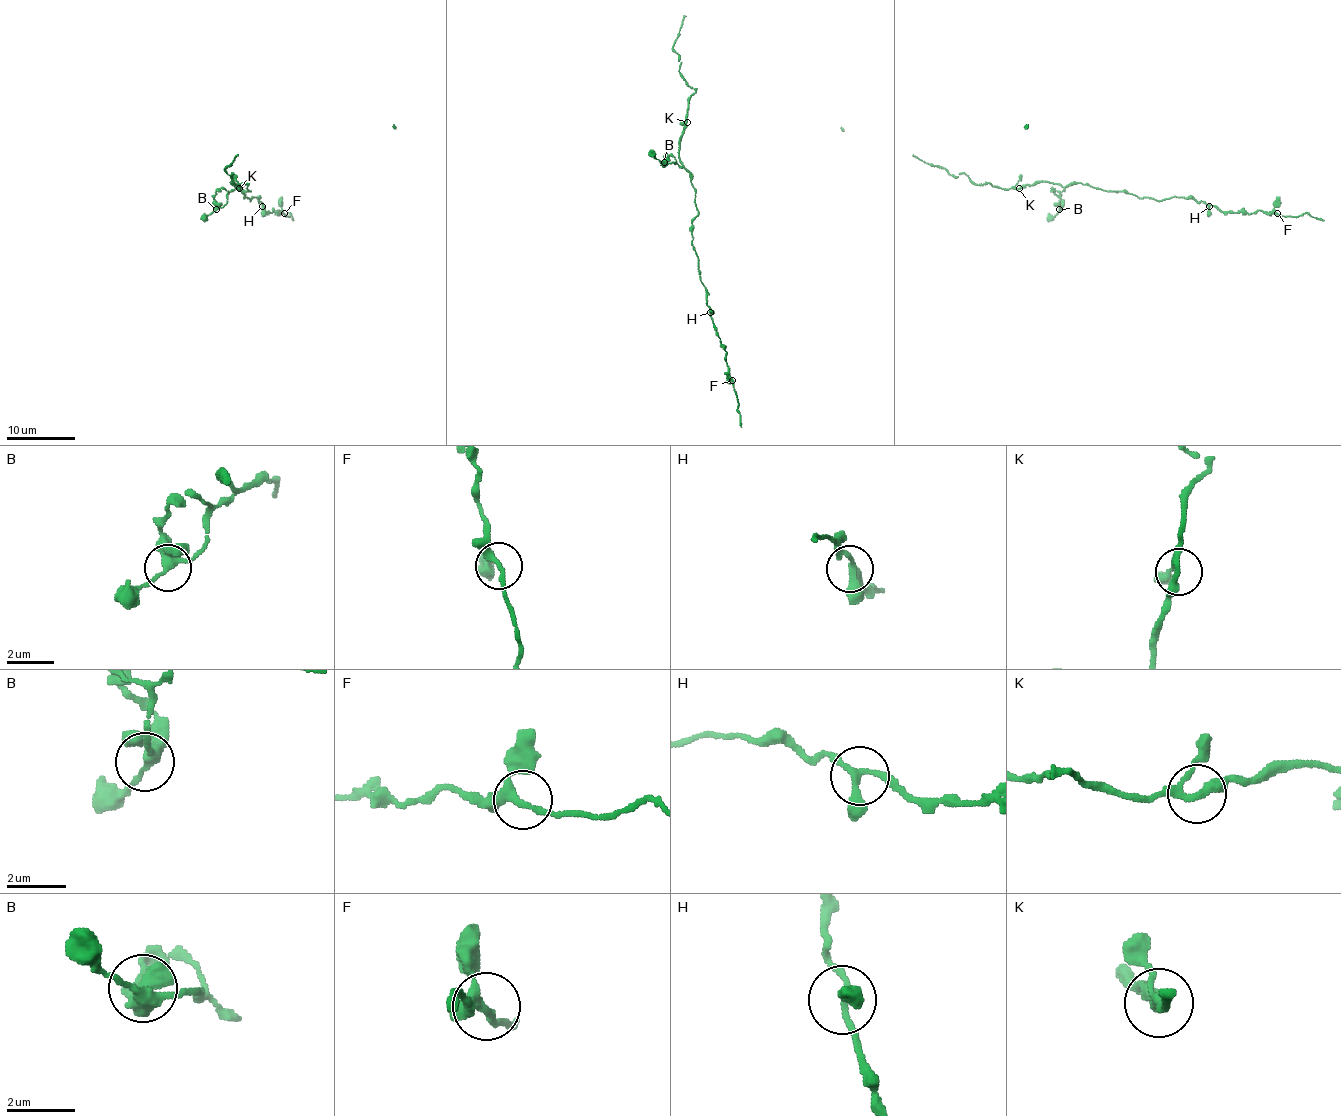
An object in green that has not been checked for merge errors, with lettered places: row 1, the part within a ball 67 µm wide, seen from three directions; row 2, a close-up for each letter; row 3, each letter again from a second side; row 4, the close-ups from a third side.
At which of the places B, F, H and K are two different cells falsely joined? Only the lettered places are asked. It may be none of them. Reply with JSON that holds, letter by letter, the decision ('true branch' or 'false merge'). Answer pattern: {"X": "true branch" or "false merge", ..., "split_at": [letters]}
{"B": "true branch", "F": "true branch", "H": "true branch", "K": "true branch", "split_at": []}

